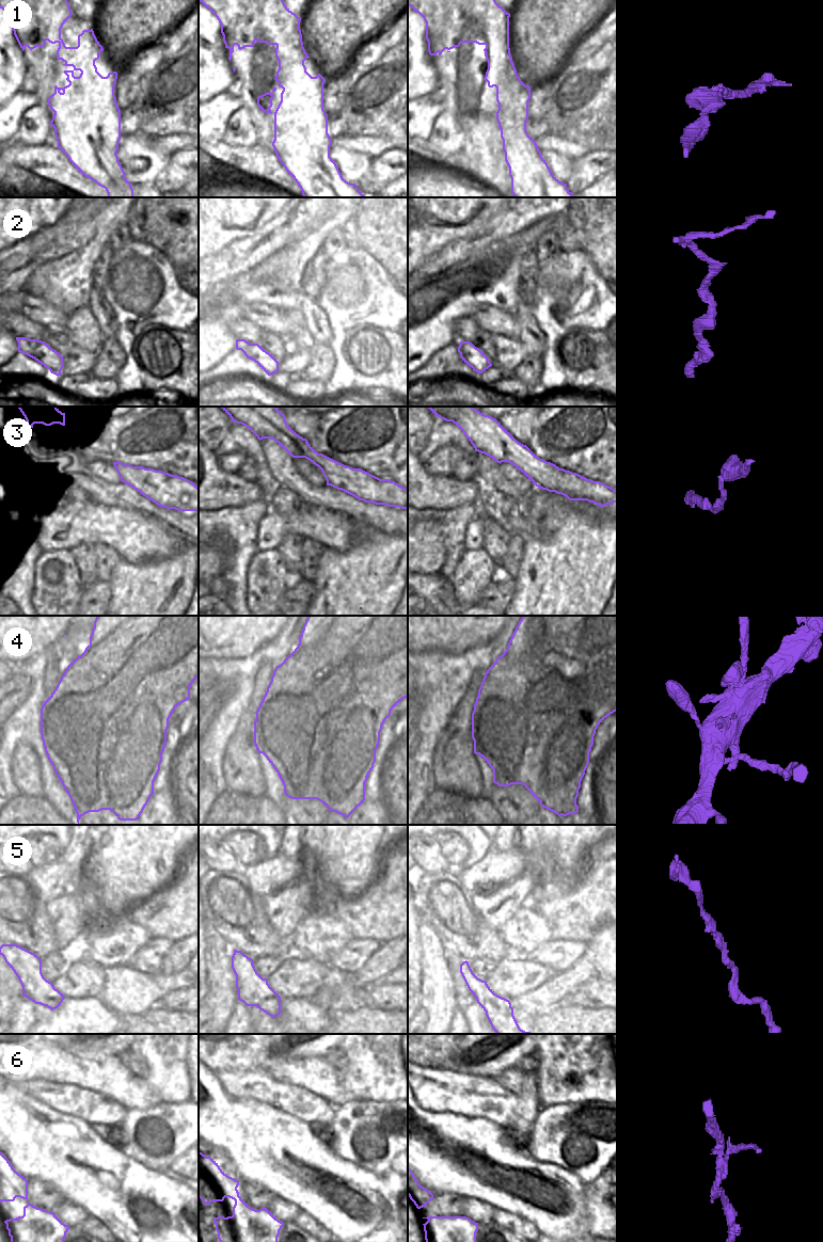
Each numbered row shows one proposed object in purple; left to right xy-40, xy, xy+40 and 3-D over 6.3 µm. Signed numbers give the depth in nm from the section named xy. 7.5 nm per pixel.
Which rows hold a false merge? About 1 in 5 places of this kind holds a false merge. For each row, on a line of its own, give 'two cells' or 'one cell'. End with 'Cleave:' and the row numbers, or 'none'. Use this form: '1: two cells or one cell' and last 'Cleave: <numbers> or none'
1: two cells
2: one cell
3: one cell
4: two cells
5: one cell
6: one cell
Cleave: 1, 4

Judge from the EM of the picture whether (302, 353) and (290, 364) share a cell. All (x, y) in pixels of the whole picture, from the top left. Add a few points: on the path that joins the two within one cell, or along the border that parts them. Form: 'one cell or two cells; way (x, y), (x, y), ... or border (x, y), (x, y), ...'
one cell; way (299, 356), (294, 362)

